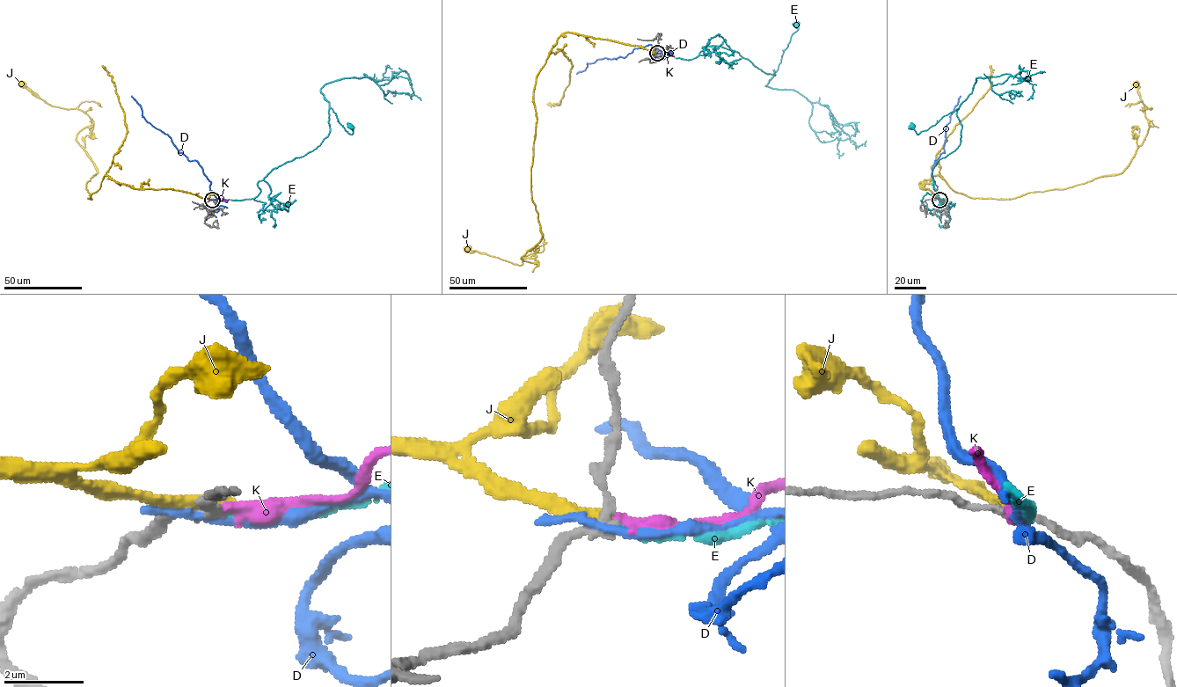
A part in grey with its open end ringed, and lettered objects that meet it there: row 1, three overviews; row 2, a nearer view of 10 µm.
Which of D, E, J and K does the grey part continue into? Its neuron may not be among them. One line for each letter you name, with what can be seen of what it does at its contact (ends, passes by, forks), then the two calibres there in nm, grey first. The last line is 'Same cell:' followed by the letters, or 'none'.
E: it ends there; 240 nm thick on the grey side, 200 nm on the other
Same cell: E

